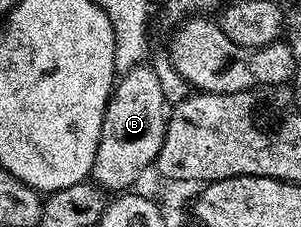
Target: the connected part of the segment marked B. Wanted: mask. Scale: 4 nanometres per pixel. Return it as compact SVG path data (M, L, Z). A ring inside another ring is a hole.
M141 63L122 73L121 79L111 90L111 100L107 103L105 118L101 122L101 138L97 146L97 158L91 167L90 179L108 194L122 194L134 189L139 183L141 170L152 167L159 156L167 133L168 115L157 74L151 69L150 63Z

